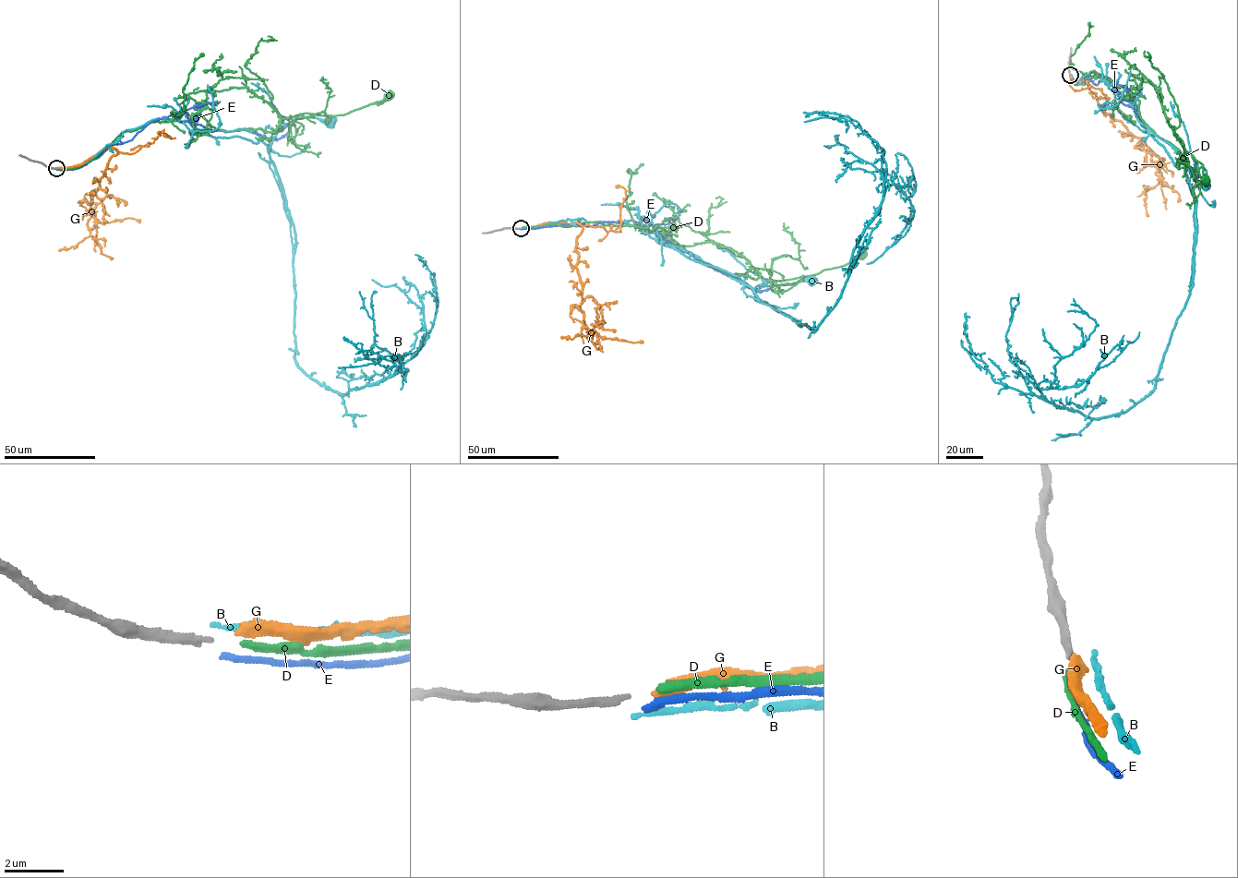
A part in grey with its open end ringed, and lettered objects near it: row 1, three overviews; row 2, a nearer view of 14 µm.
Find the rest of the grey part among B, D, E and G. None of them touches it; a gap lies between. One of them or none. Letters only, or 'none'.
D

